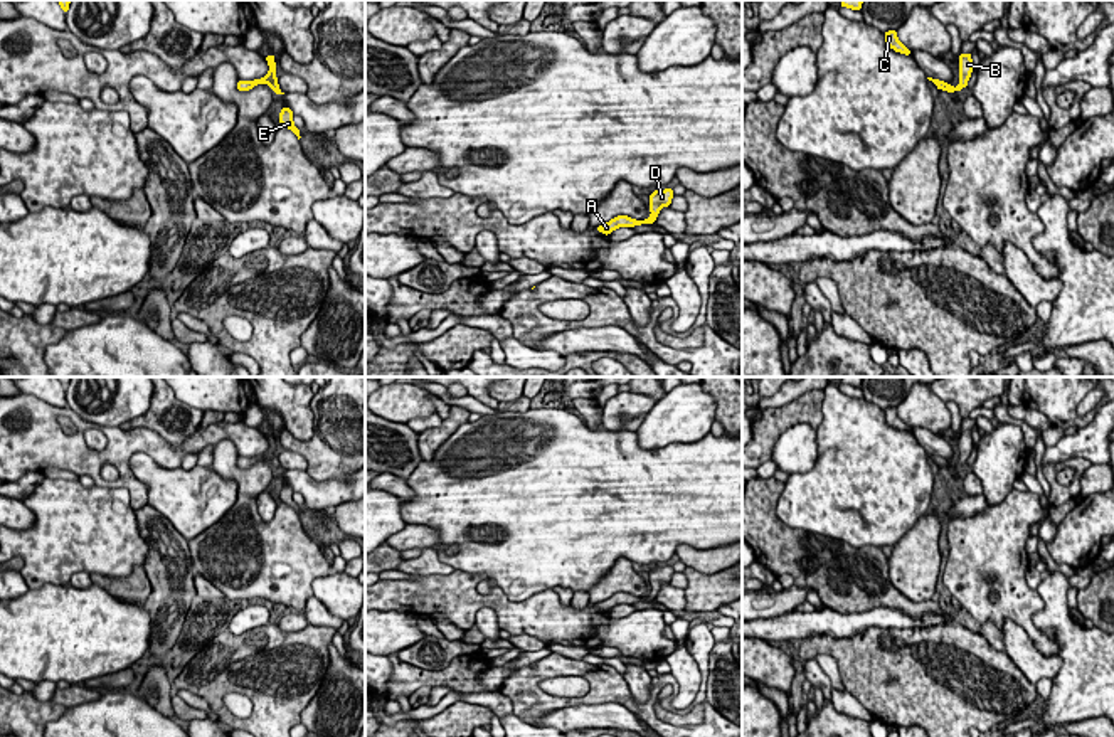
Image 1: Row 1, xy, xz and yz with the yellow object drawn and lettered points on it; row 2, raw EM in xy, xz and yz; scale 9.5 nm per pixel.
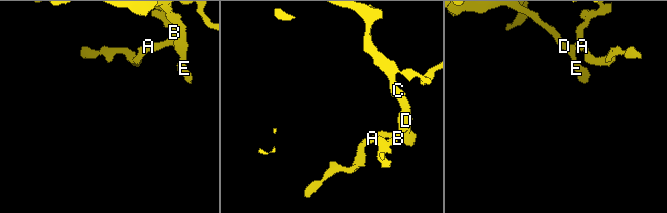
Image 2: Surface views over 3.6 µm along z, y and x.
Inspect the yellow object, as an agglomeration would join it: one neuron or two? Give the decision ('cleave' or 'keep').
keep

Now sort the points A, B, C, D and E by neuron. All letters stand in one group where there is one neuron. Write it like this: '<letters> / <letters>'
A B C D E

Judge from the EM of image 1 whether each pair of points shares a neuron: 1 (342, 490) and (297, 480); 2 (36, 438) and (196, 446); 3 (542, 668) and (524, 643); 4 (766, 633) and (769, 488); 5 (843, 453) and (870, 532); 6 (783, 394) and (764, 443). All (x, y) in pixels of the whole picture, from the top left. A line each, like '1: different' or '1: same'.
1: same
2: same
3: different
4: different
5: same
6: different

